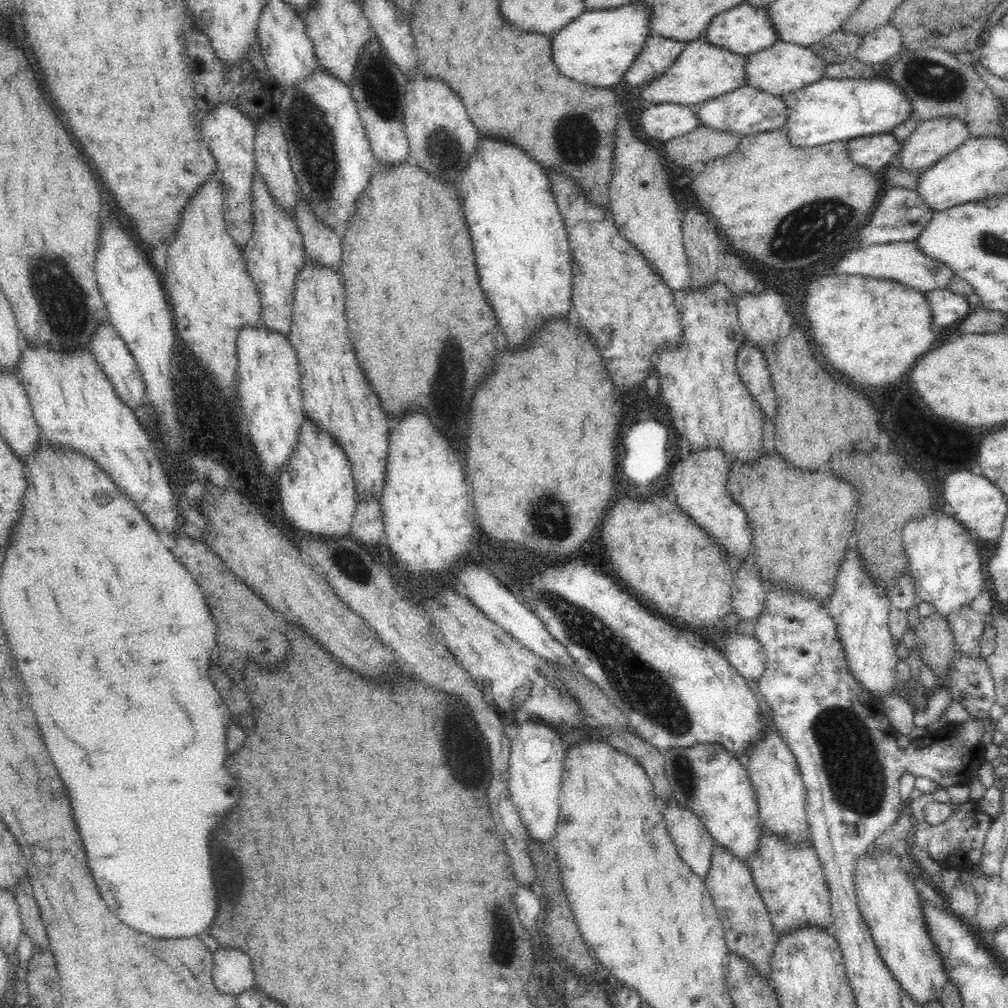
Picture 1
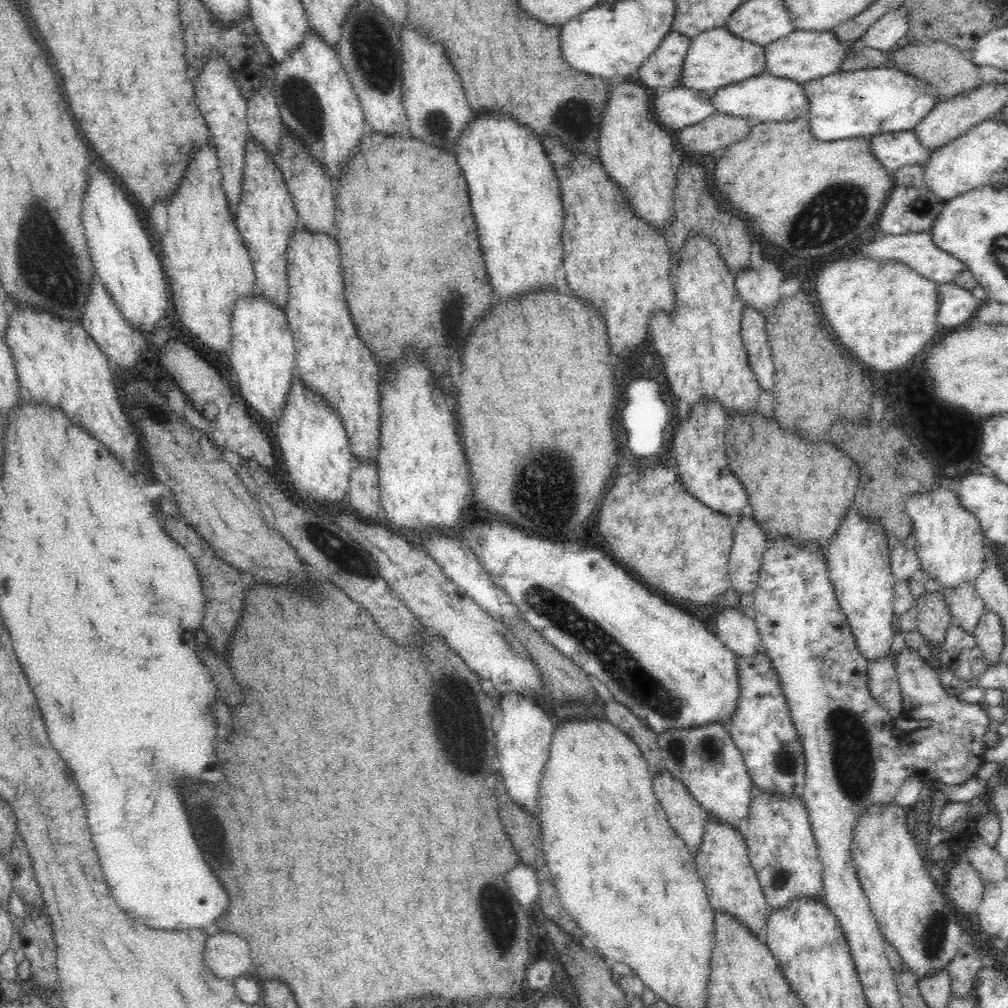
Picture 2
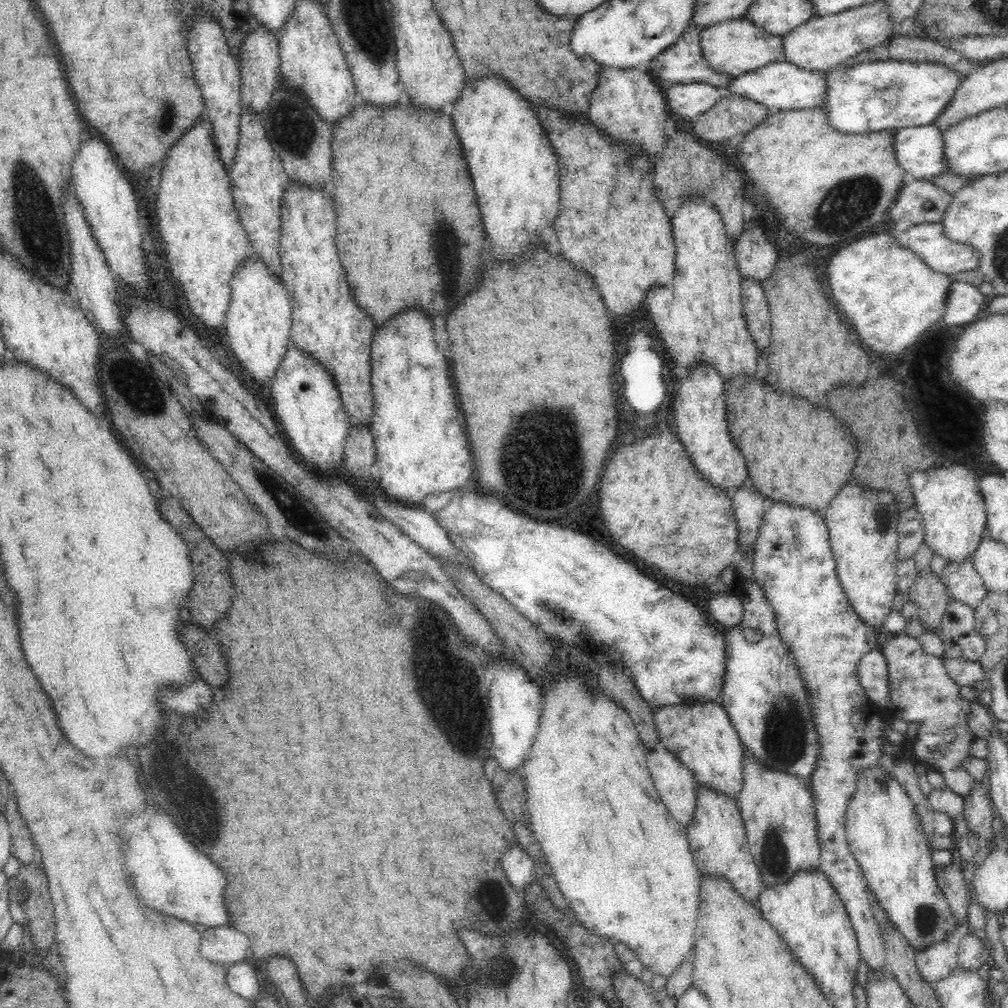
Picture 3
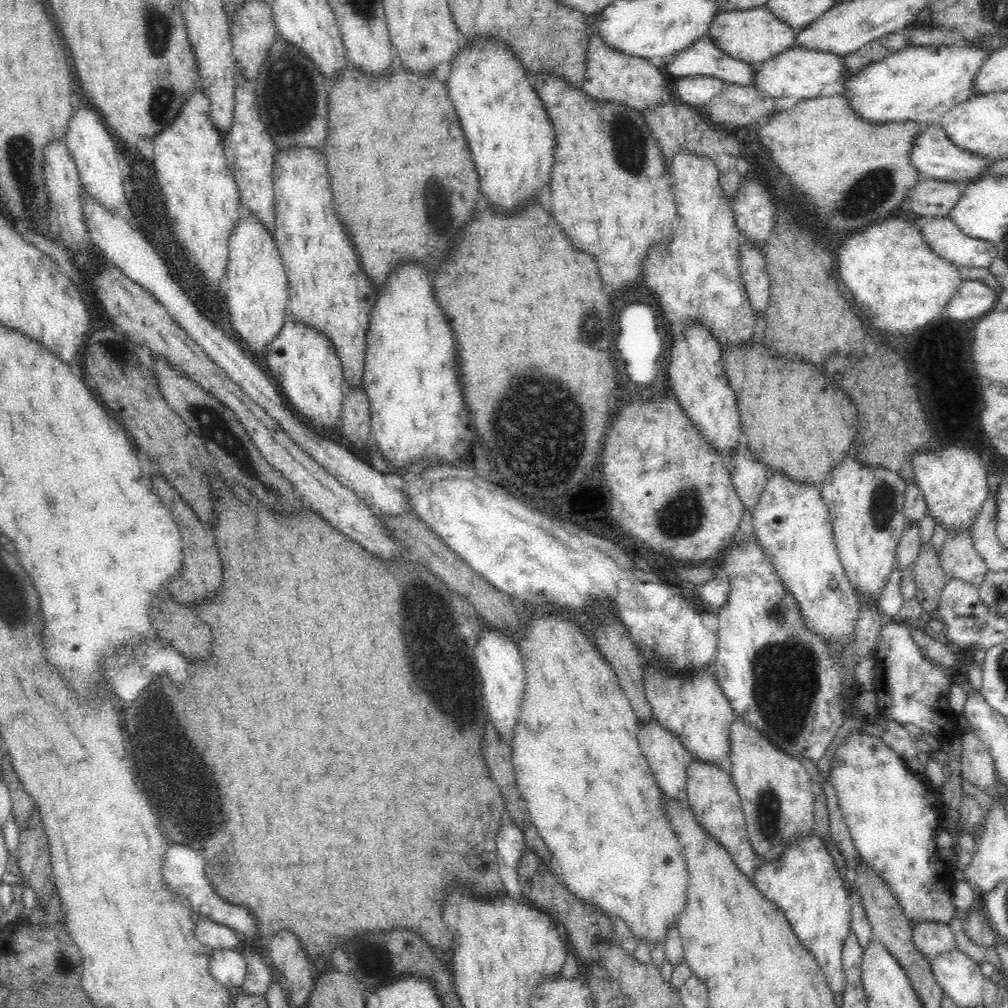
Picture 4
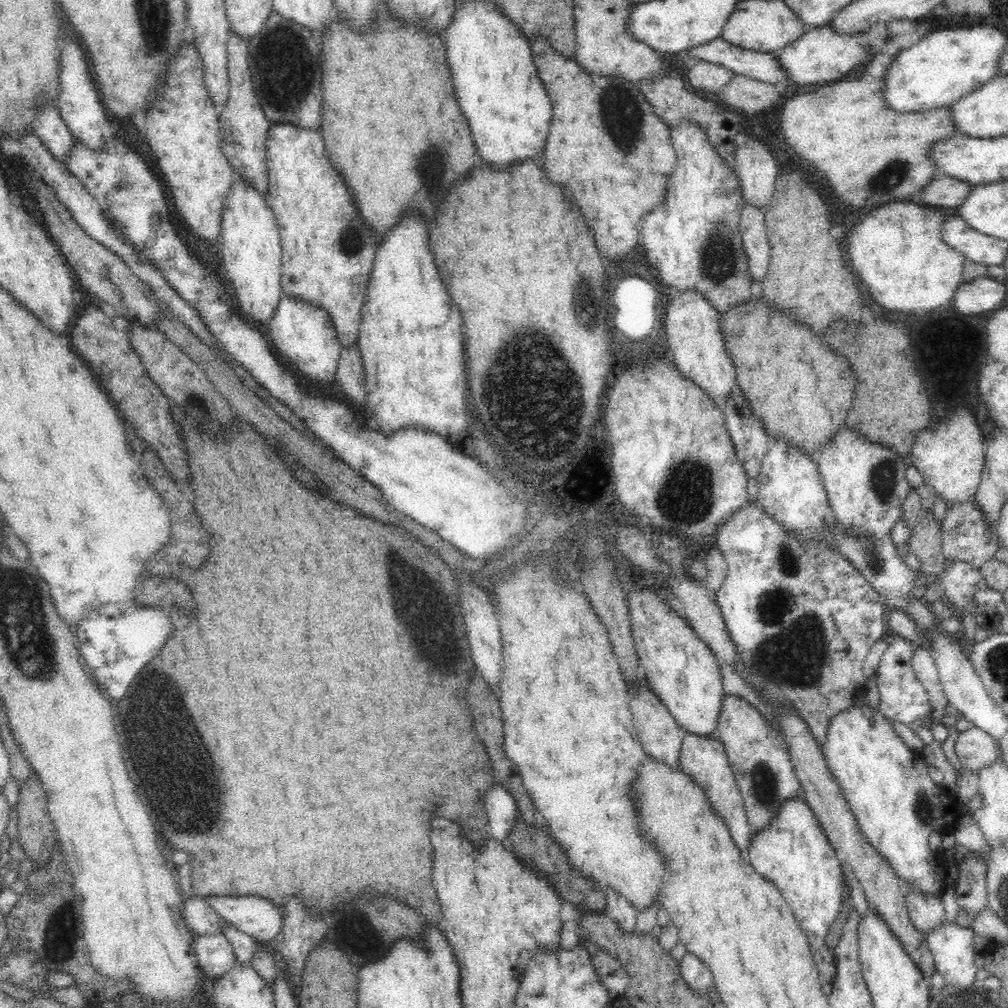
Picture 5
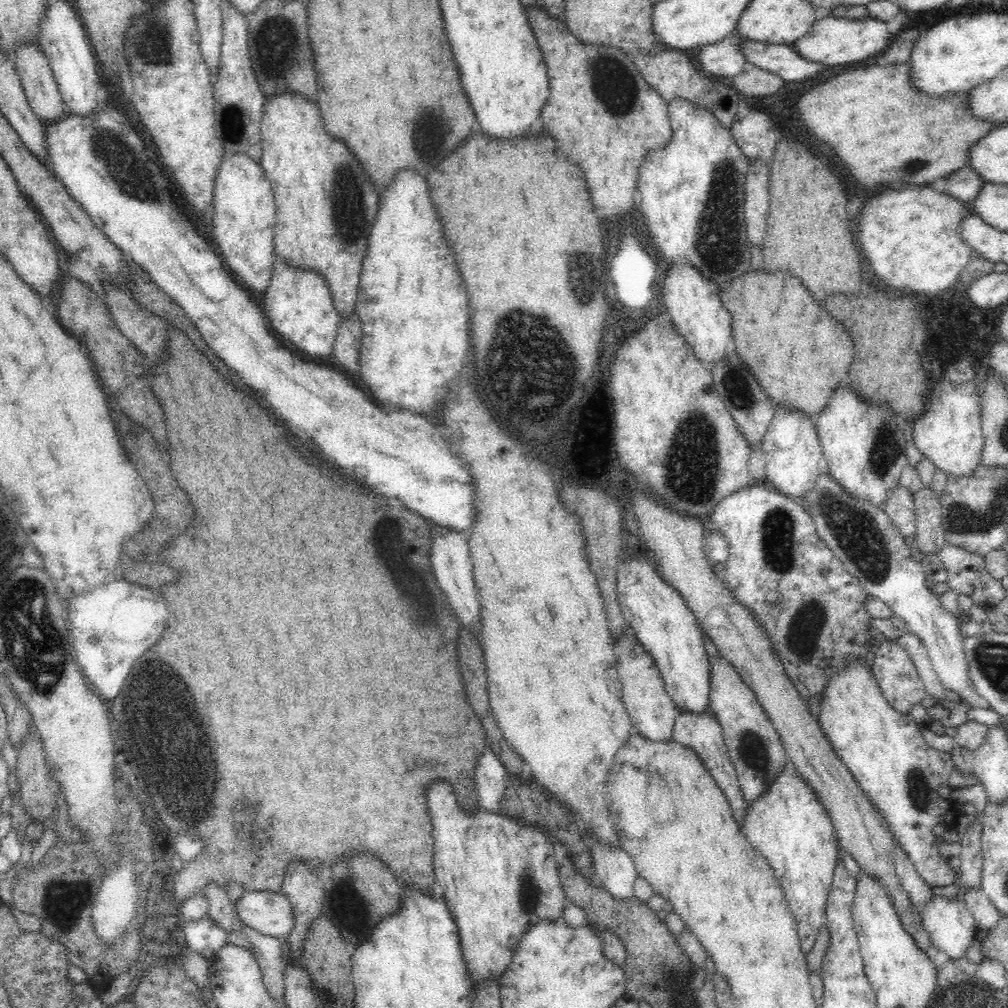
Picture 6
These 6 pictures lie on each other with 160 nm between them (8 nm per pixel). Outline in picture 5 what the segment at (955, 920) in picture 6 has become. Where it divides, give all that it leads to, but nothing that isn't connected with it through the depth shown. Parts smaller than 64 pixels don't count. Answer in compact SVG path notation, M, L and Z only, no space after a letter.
M946 920L941 927L936 927L927 934L936 972L948 986L957 990L968 990L979 985L976 981L979 968L975 965L977 952L972 947L974 934L972 927L962 928Z

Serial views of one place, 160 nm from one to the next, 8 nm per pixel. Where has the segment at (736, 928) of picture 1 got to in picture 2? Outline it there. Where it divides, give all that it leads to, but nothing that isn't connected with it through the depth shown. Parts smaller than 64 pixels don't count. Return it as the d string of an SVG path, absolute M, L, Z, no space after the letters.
M707 818L695 863L715 914L734 917L740 925L744 925L744 929L748 928L752 935L758 937L771 910L752 868L745 839L744 830Z

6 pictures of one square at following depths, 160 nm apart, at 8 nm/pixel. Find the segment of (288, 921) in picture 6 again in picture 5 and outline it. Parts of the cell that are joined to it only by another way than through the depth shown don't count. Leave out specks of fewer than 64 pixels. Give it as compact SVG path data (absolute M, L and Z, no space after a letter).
M258 896L204 897L222 921L251 936L263 947L282 928L281 908Z

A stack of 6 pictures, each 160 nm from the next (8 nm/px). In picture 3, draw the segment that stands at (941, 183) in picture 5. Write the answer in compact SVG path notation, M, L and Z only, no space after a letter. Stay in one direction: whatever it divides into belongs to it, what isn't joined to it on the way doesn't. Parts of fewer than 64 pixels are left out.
M916 179L900 189L888 212L894 224L941 222L951 201L952 195L942 187L934 186L930 181Z

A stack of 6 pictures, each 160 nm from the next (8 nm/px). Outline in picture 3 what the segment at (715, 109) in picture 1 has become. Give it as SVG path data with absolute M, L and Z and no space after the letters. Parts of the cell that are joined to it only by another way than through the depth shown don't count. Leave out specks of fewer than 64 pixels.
M788 61L771 62L759 69L734 77L721 91L722 97L742 97L766 106L785 110L804 110L822 107L826 95L826 72L812 72L796 67Z

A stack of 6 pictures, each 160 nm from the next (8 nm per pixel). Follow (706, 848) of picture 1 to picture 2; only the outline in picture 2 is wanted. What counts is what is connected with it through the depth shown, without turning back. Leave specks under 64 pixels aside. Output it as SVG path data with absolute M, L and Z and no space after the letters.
M666 769L653 776L653 791L670 826L695 858L703 841L707 820L704 809L688 792L686 785L682 785Z

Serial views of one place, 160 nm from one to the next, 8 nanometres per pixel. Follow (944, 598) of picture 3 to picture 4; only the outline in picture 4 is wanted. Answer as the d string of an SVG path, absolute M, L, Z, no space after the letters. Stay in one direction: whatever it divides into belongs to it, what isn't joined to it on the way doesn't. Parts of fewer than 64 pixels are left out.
M930 543L921 545L918 558L907 574L910 574L915 582L915 597L922 607L924 617L937 617L936 610L940 604L941 592L948 578L940 566L939 556Z

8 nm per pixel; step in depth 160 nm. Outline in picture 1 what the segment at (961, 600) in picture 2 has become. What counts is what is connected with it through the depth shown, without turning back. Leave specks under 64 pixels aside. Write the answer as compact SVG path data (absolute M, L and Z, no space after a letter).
M974 604L966 605L948 616L947 624L952 632L958 653L969 658L980 658L980 642L988 617L974 610Z

